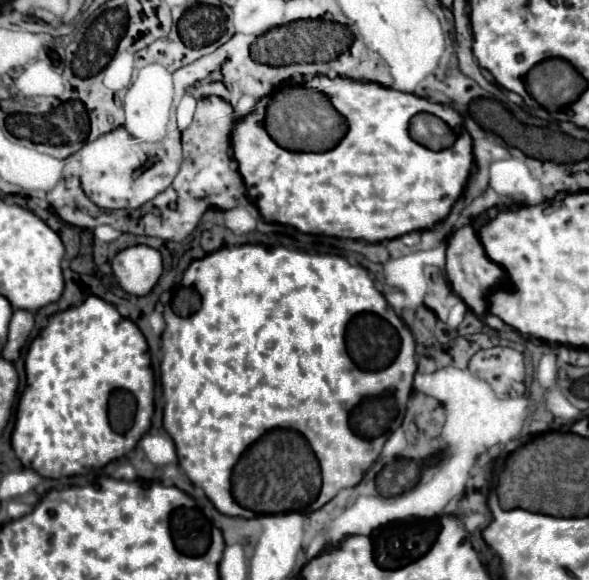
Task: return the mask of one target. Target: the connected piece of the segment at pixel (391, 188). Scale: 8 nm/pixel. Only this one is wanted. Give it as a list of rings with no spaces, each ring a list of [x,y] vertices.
[[[318,75],[304,85],[326,93],[328,101],[344,117],[346,137],[334,149],[326,153],[296,153],[278,147],[262,125],[270,102],[266,97],[232,127],[232,157],[238,163],[248,197],[258,205],[264,221],[290,225],[312,235],[378,243],[404,233],[430,229],[450,213],[470,173],[472,141],[468,135],[460,135],[456,153],[454,147],[430,151],[410,139],[408,121],[416,113],[428,111],[451,128],[459,128],[461,134],[468,134],[463,128],[464,115],[452,107],[378,83]]]

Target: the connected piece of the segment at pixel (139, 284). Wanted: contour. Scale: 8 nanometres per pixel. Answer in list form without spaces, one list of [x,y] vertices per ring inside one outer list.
[[[134,245],[112,259],[112,273],[130,295],[148,295],[162,273],[162,257],[156,249]]]

